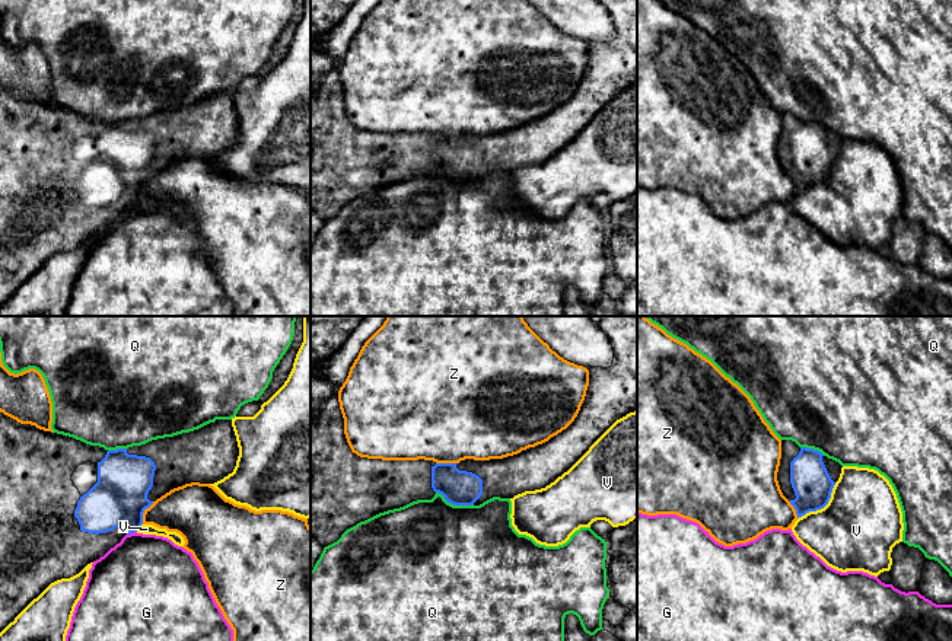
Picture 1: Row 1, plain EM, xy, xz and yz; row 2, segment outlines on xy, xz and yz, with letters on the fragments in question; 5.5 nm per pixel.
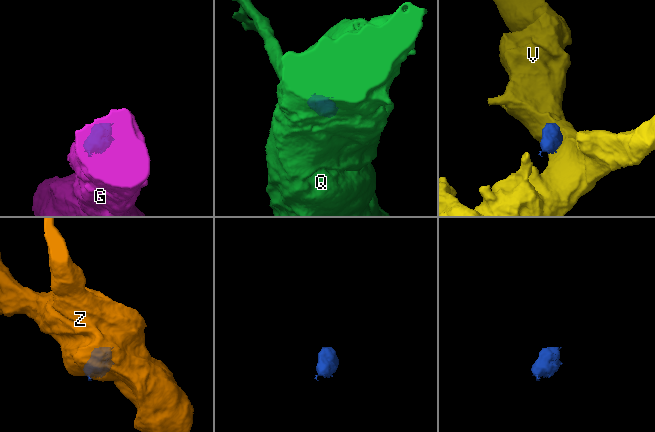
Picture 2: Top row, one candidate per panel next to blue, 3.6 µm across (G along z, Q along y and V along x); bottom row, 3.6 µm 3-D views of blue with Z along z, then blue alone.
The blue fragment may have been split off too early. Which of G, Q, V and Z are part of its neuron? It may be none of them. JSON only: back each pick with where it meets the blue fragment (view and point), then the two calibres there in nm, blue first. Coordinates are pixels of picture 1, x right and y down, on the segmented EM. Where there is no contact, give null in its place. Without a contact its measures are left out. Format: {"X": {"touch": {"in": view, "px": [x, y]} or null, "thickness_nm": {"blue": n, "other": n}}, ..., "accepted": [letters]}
{"accepted": []}

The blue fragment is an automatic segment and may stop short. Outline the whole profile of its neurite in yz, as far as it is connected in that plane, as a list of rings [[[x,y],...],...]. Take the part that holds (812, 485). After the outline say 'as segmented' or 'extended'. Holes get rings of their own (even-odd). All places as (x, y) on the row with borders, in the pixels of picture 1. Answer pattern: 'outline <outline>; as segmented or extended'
outline [[[781,440],[777,481],[783,495],[795,507],[797,519],[828,504],[841,468],[818,450]]]; extended

